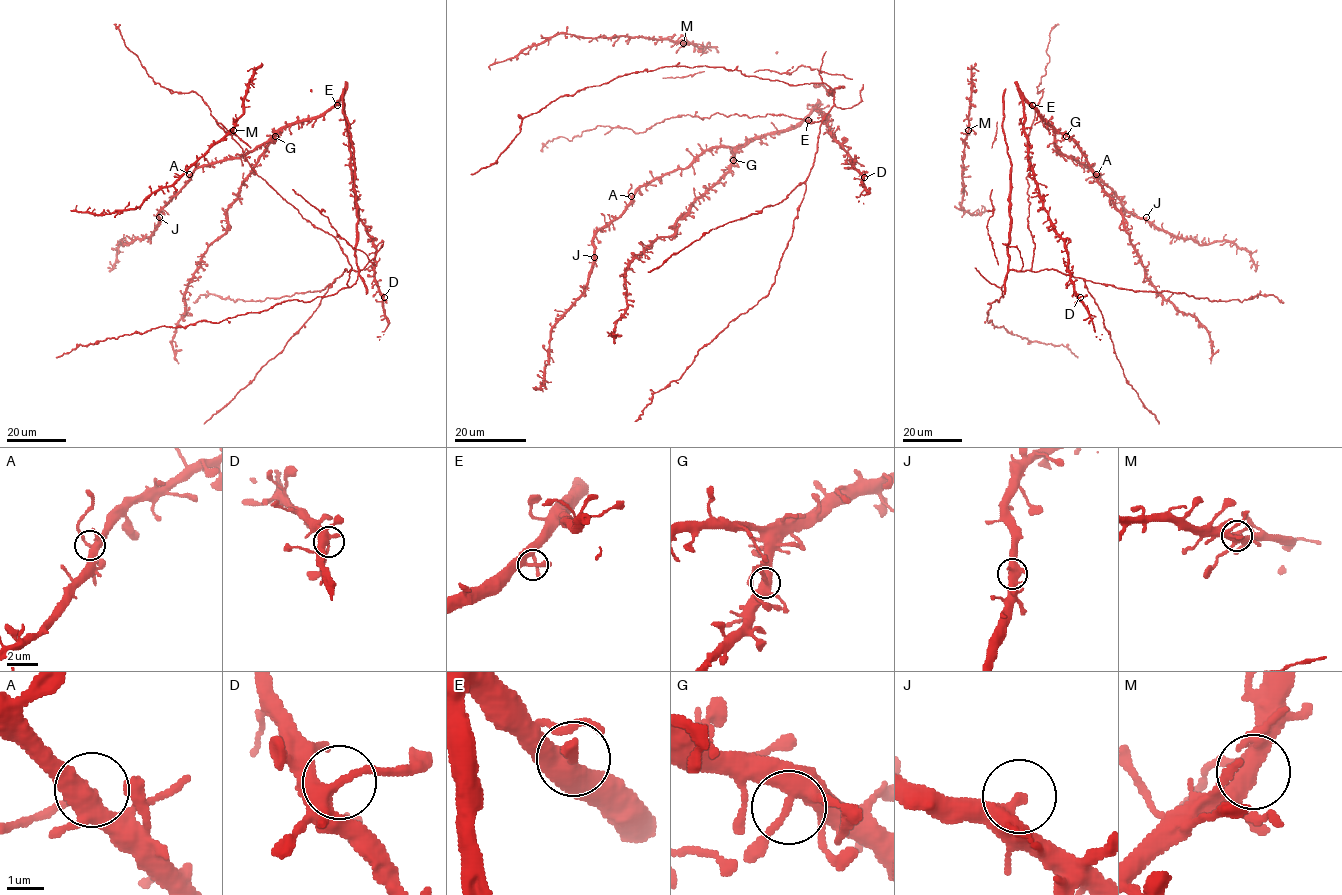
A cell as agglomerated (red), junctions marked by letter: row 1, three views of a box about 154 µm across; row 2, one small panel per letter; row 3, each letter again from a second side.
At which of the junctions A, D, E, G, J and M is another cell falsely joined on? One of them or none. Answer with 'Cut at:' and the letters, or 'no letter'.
Cut at: A

